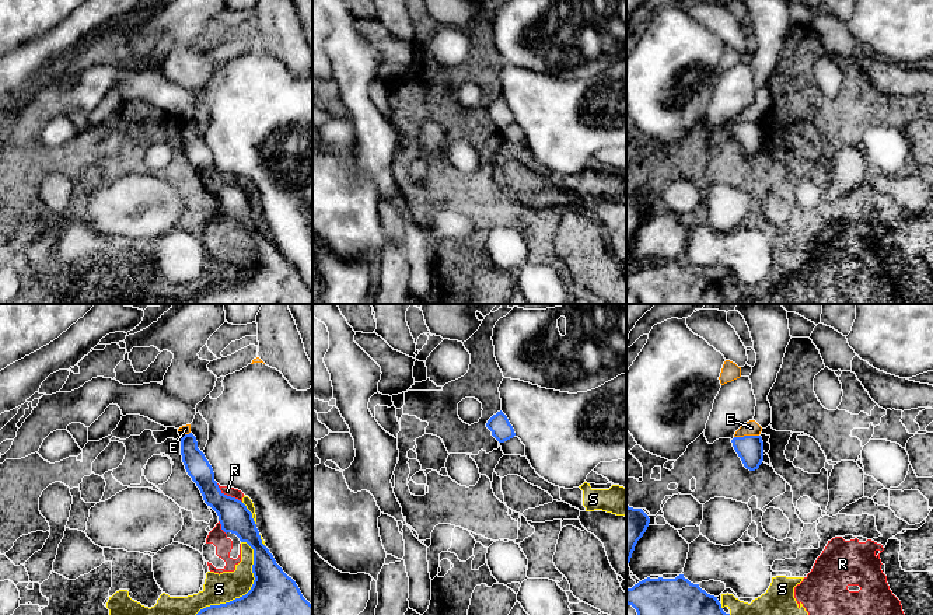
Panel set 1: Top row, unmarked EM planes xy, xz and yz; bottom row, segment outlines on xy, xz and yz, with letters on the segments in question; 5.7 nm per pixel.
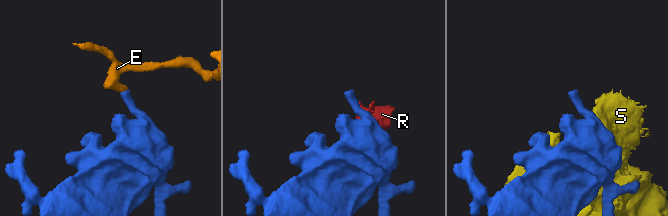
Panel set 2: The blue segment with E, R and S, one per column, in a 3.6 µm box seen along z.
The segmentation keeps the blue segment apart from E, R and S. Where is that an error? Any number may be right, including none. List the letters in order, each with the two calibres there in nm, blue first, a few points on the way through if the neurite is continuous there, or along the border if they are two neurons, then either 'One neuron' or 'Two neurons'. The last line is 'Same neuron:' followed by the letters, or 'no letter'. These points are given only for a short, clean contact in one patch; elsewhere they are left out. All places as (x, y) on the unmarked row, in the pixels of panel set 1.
E: Thickness 160 nm (blue) against 90 nm. Boundary: yz (758, 121), (734, 123). Two neurons
R: Thickness 180 nm (blue) against 50 nm. Two neurons
S: Thickness 420 nm (blue) against 180 nm. Two neurons
Same neuron: no letter

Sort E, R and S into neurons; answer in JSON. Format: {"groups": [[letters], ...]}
{"groups": [["E"], ["R", "S"]]}

